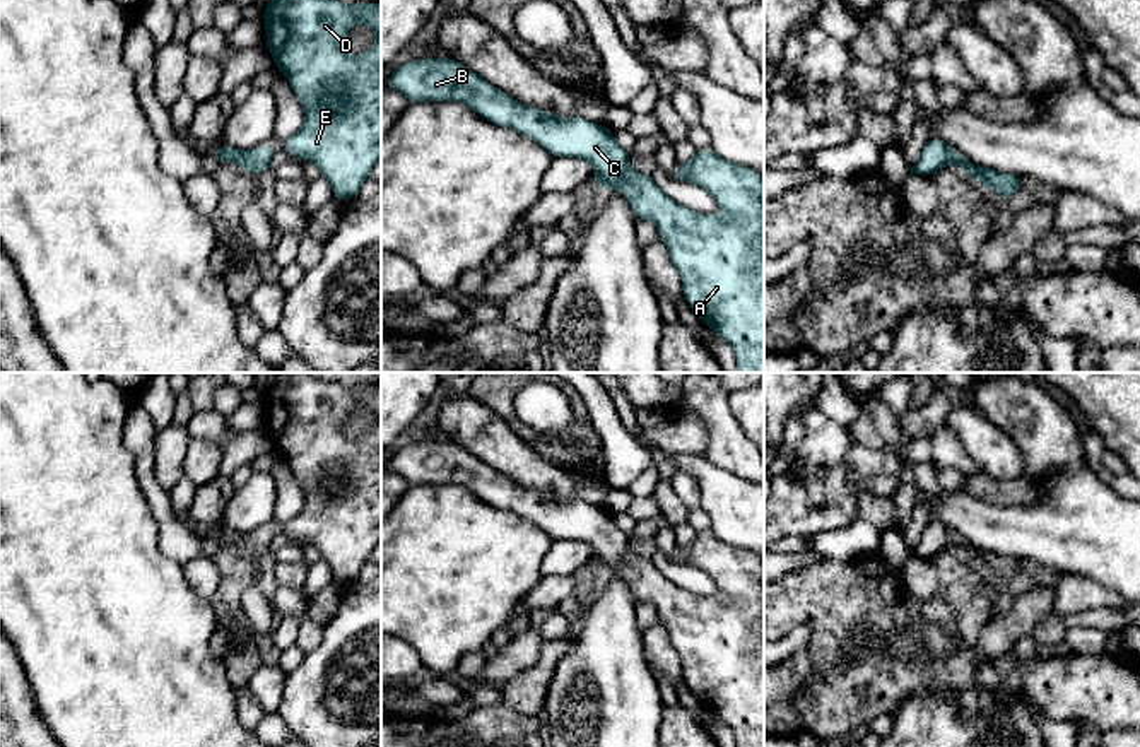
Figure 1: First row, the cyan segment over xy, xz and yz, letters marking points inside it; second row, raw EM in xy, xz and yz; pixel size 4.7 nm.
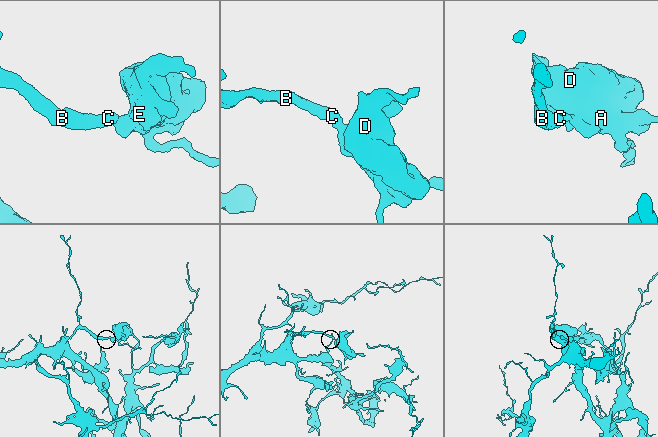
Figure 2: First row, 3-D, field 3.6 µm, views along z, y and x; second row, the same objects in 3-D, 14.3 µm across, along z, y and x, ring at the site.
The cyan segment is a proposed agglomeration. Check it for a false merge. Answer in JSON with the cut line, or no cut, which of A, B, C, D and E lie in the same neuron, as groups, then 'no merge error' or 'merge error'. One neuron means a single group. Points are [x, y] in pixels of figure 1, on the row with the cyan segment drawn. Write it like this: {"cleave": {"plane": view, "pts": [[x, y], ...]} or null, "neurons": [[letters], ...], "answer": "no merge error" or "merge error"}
{"cleave": null, "neurons": [["A", "B", "C", "D", "E"]], "answer": "no merge error"}

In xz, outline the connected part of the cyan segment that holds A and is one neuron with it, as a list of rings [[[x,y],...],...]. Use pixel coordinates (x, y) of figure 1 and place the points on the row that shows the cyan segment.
[[[431,56],[407,62],[395,68],[386,87],[403,94],[410,103],[461,103],[487,121],[538,142],[554,157],[588,161],[595,171],[596,190],[615,188],[627,198],[638,222],[643,219],[655,222],[658,239],[667,246],[680,275],[682,296],[708,330],[720,333],[732,345],[738,373],[764,373],[764,179],[757,171],[721,159],[713,147],[697,149],[689,164],[673,168],[673,179],[701,186],[721,212],[735,217],[725,221],[684,207],[649,174],[634,173],[629,168],[631,152],[615,142],[607,125],[525,106],[453,58]]]

